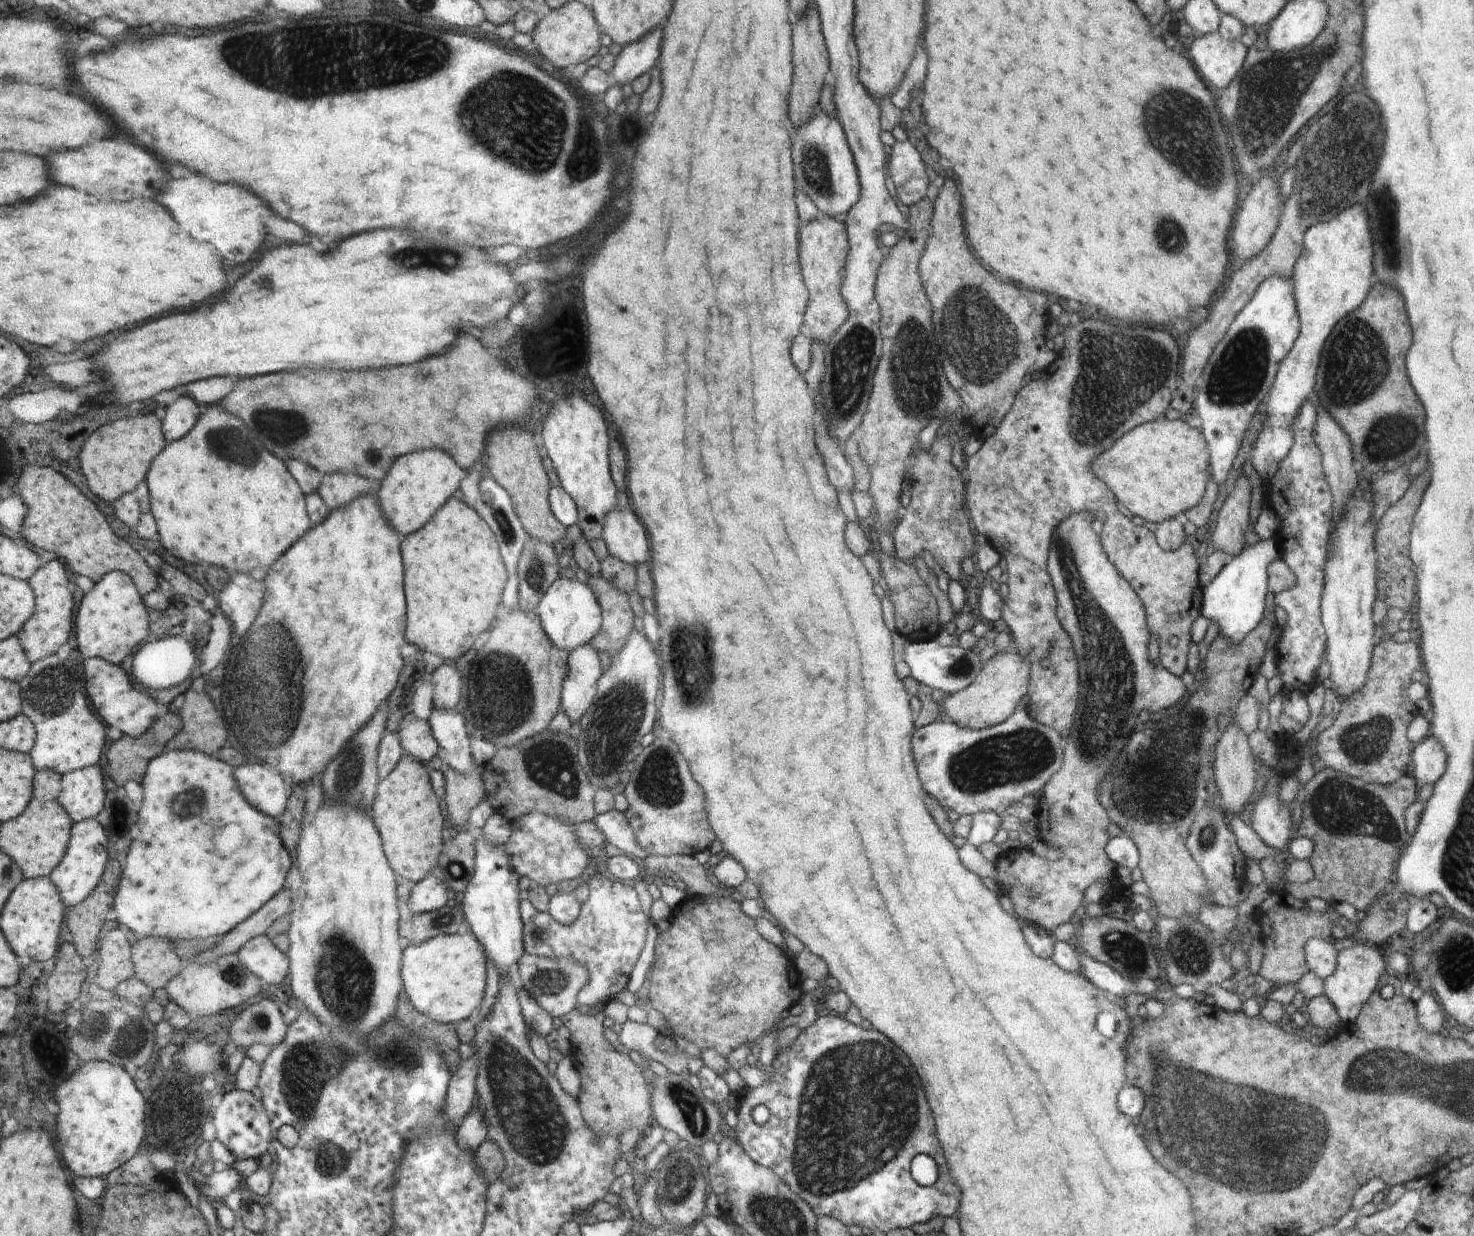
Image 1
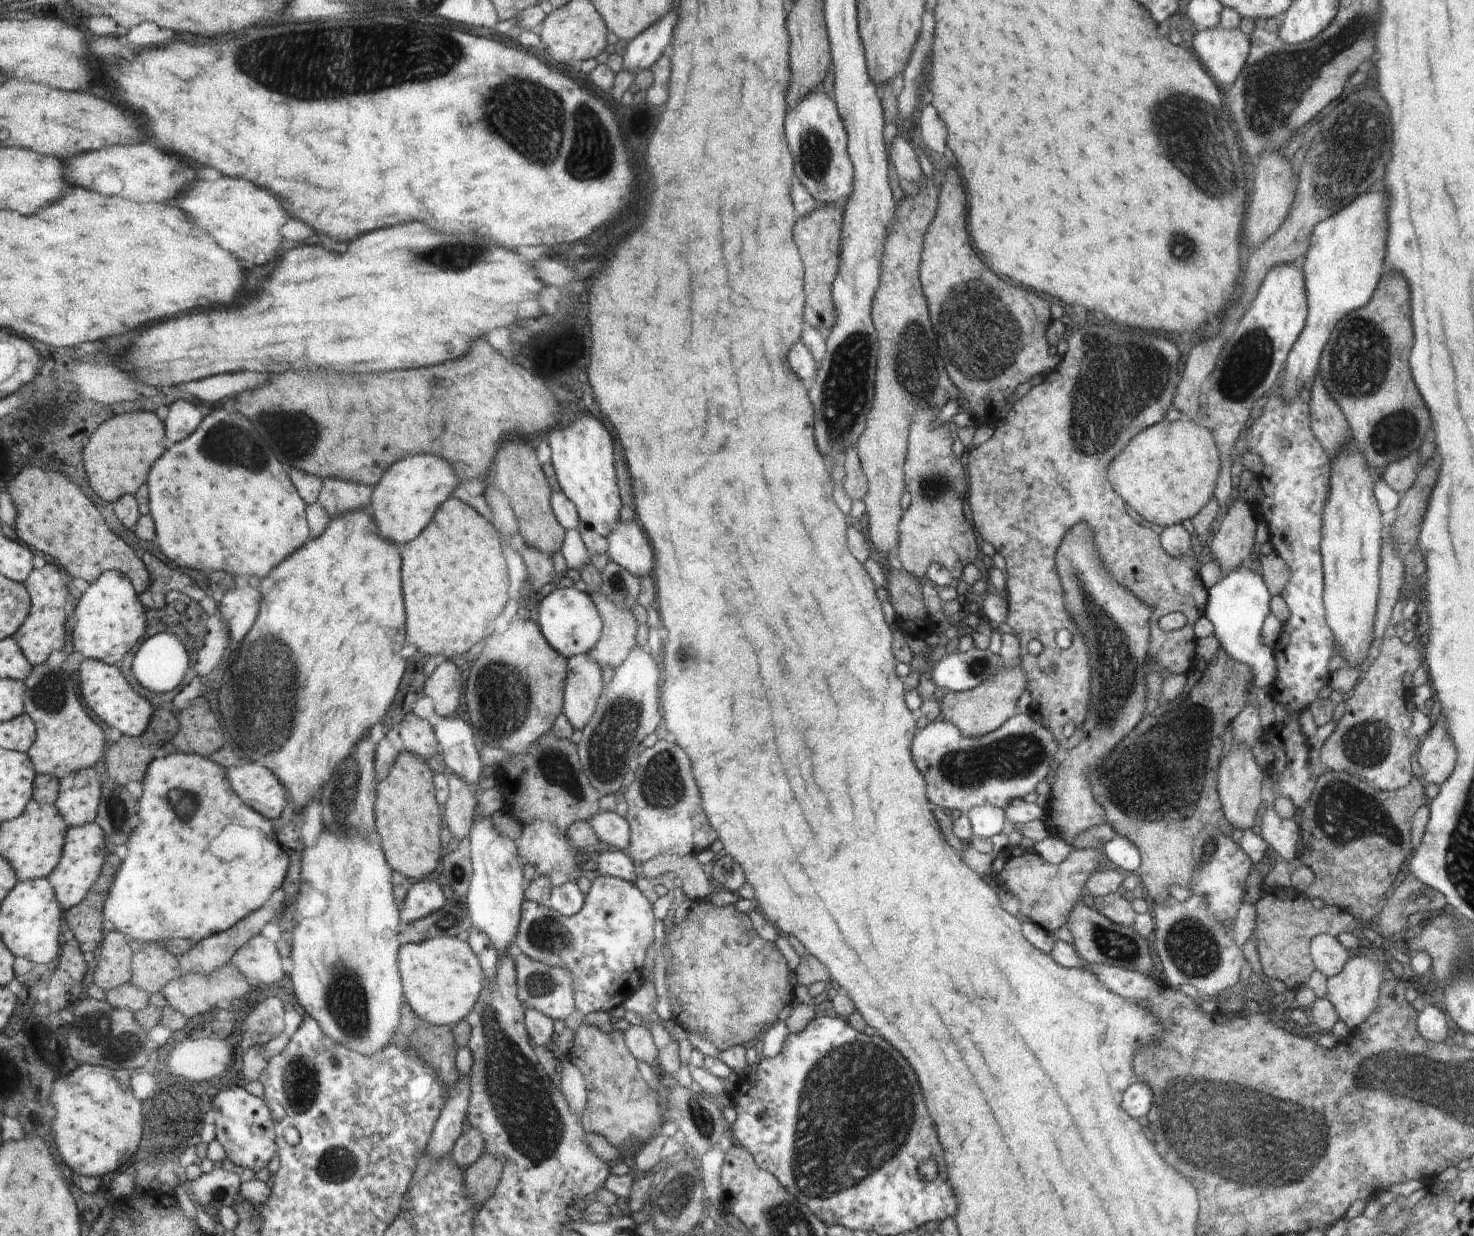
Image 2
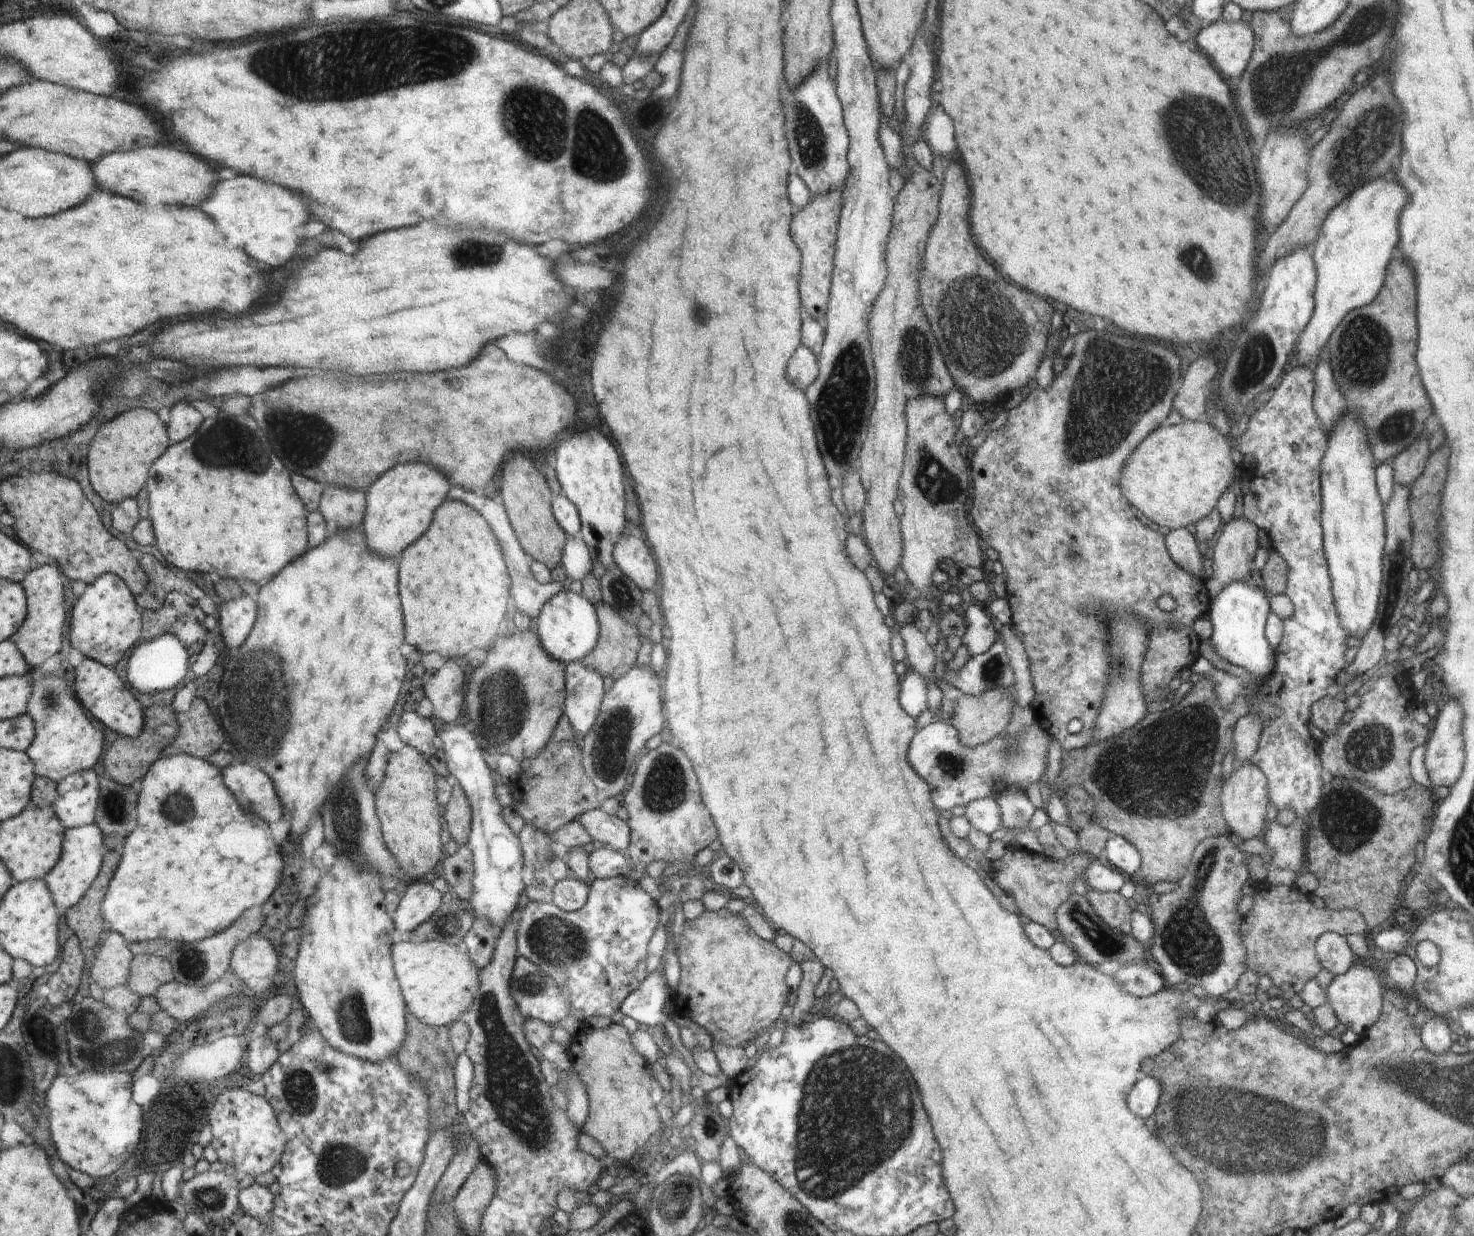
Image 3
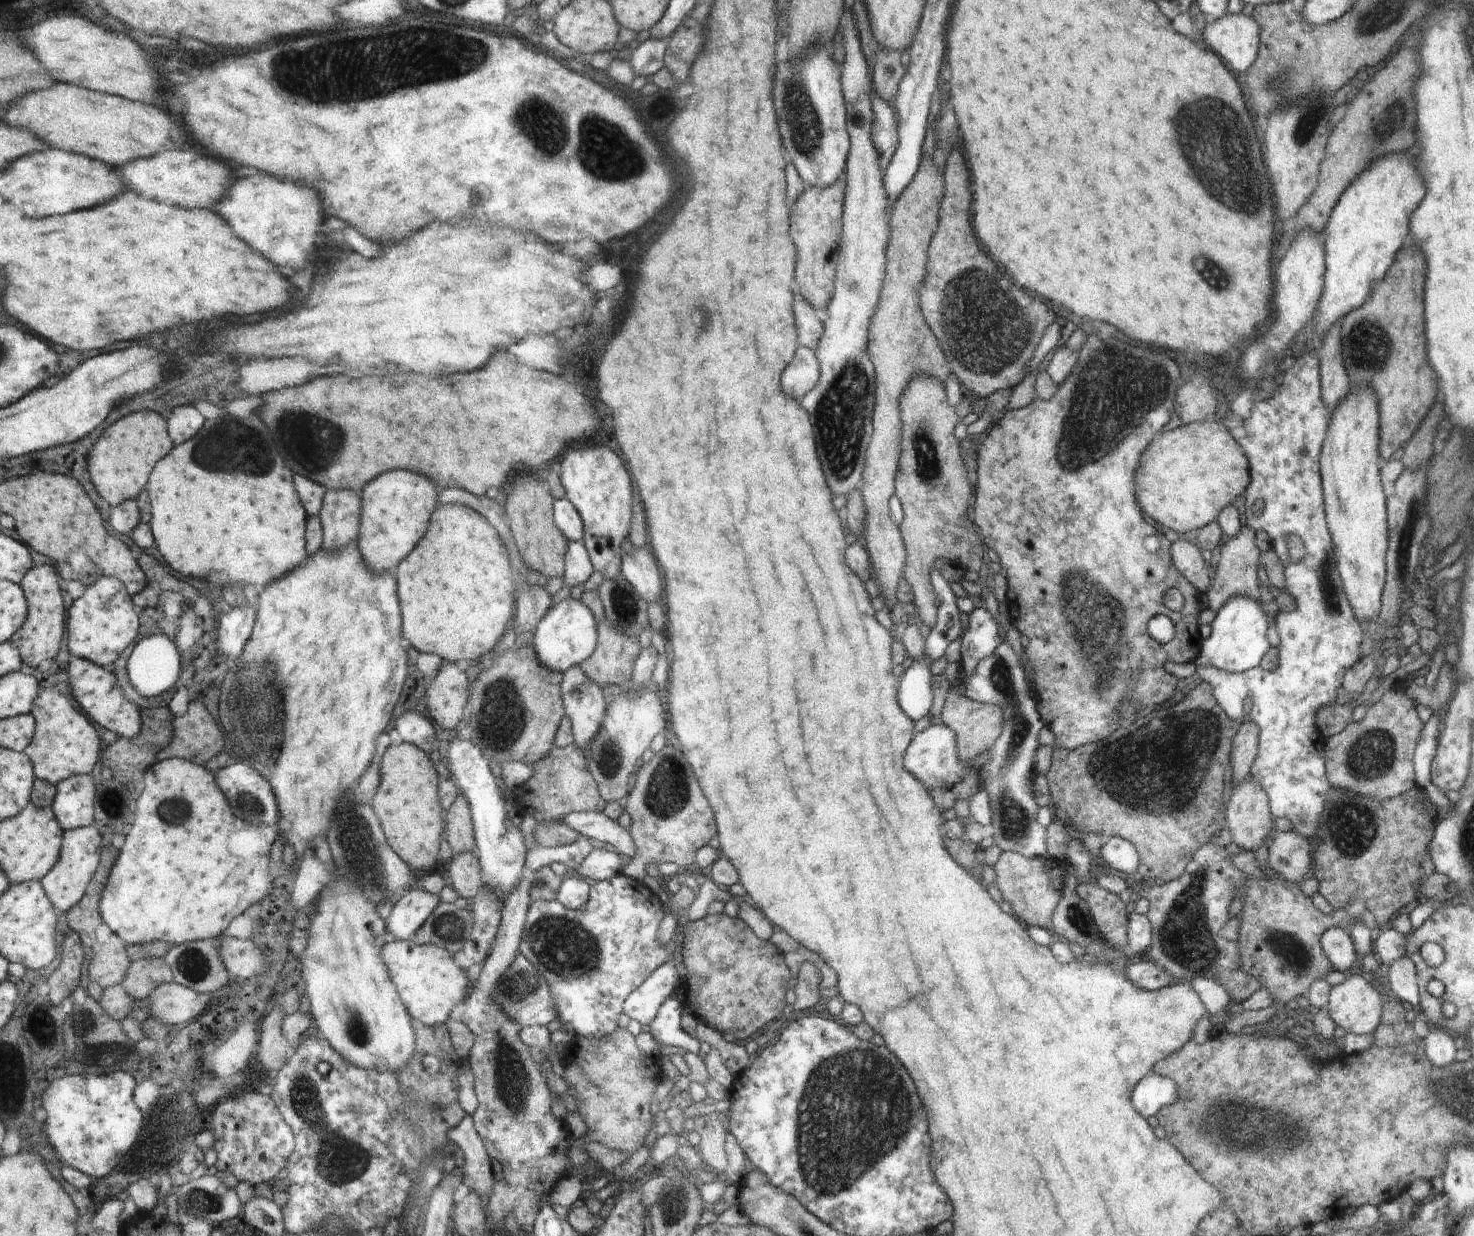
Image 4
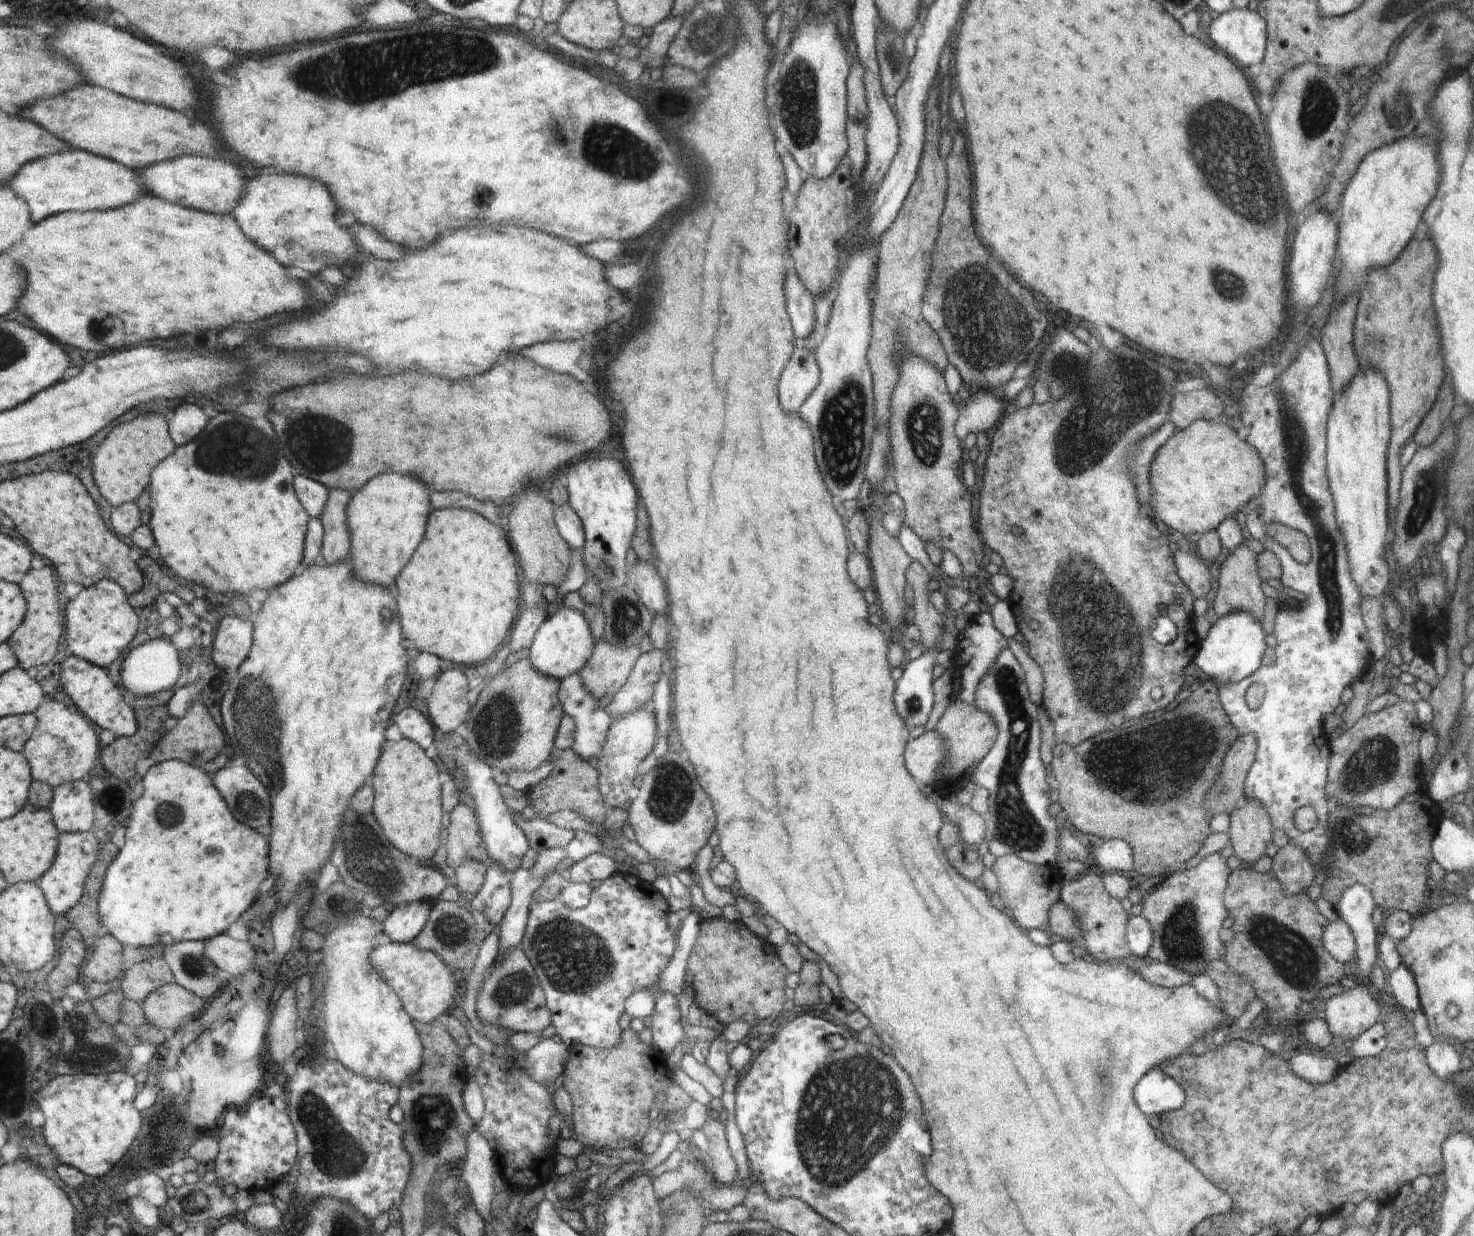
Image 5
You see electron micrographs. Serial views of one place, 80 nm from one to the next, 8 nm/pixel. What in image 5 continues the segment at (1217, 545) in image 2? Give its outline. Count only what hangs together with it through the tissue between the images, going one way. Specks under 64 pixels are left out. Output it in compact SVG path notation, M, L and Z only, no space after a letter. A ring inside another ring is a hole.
M1248 541L1244 542L1230 553L1223 562L1218 580L1218 591L1214 599L1214 612L1218 618L1225 617L1236 611L1245 611L1252 615L1261 624L1264 618L1264 605L1266 604L1264 592L1262 591L1261 578L1257 571L1257 554L1248 547Z

